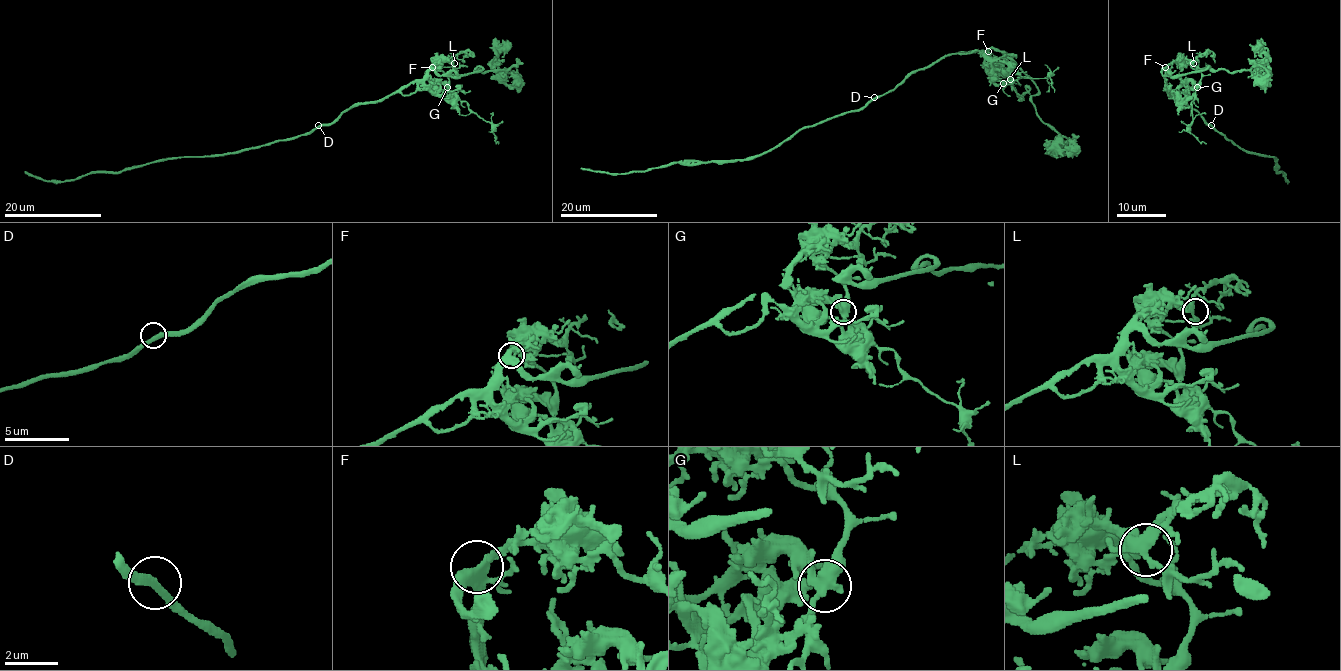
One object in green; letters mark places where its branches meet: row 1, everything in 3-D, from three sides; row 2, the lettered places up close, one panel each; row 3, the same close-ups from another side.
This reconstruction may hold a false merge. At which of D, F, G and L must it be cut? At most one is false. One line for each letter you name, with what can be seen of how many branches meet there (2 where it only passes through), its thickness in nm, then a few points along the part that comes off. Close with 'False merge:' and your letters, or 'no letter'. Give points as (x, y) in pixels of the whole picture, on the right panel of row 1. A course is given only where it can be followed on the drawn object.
False merge: no letter

